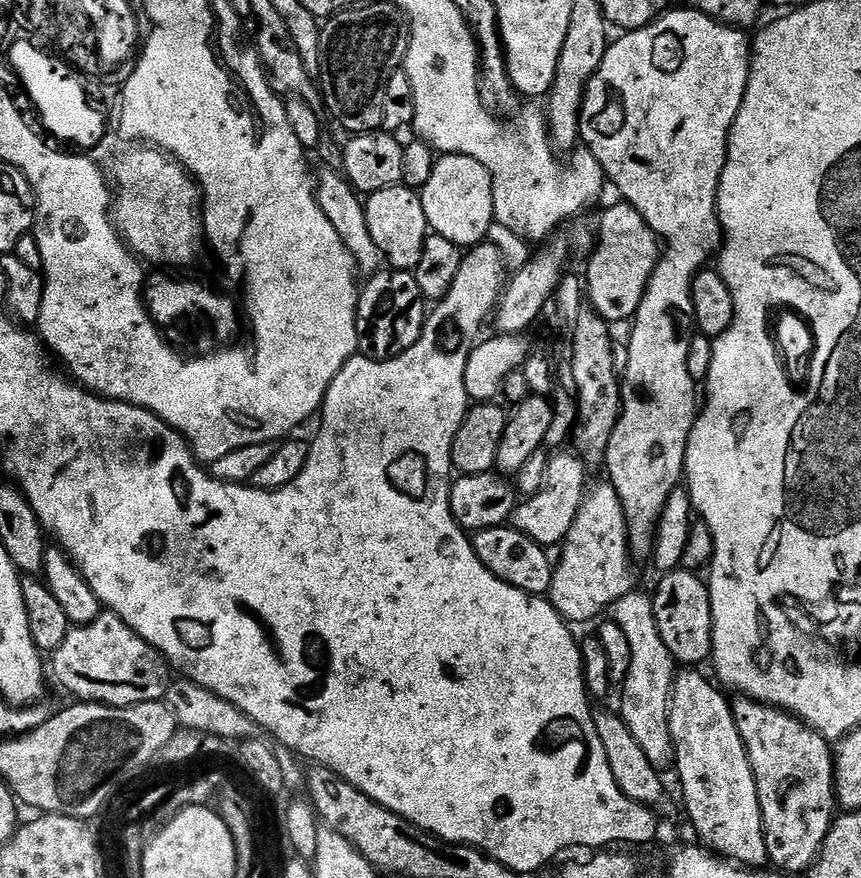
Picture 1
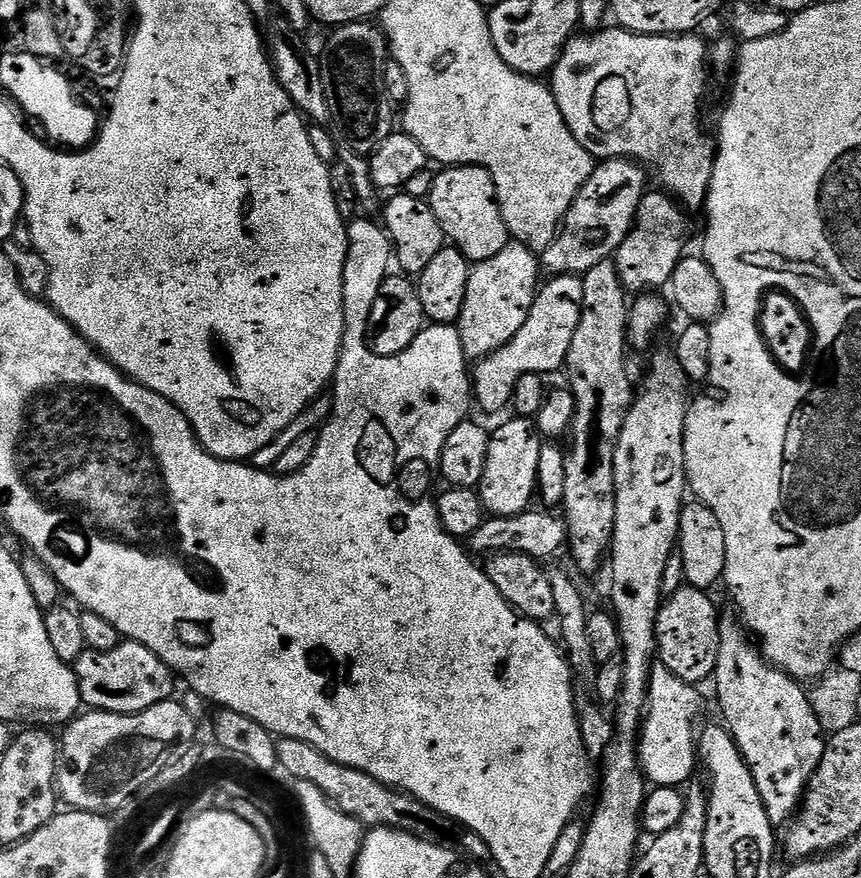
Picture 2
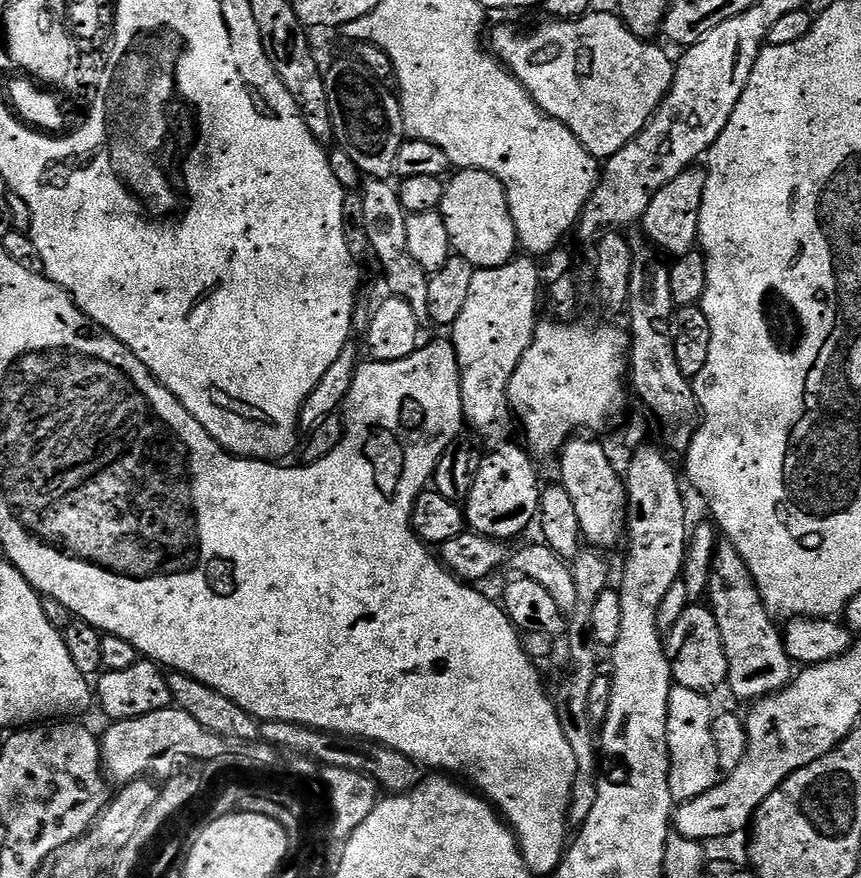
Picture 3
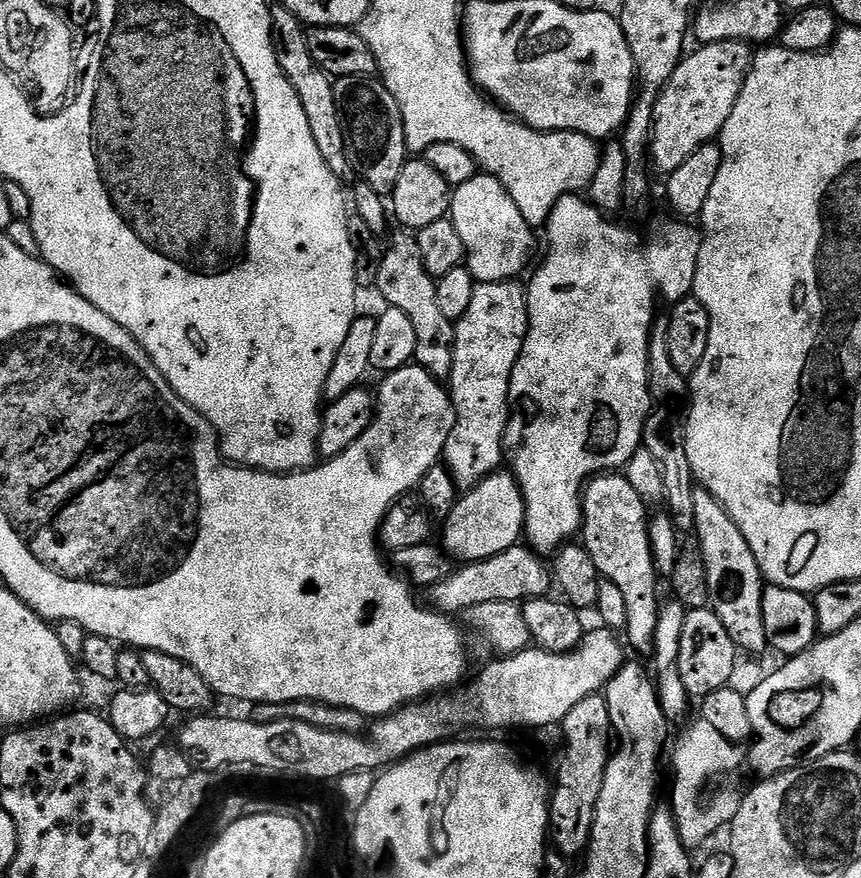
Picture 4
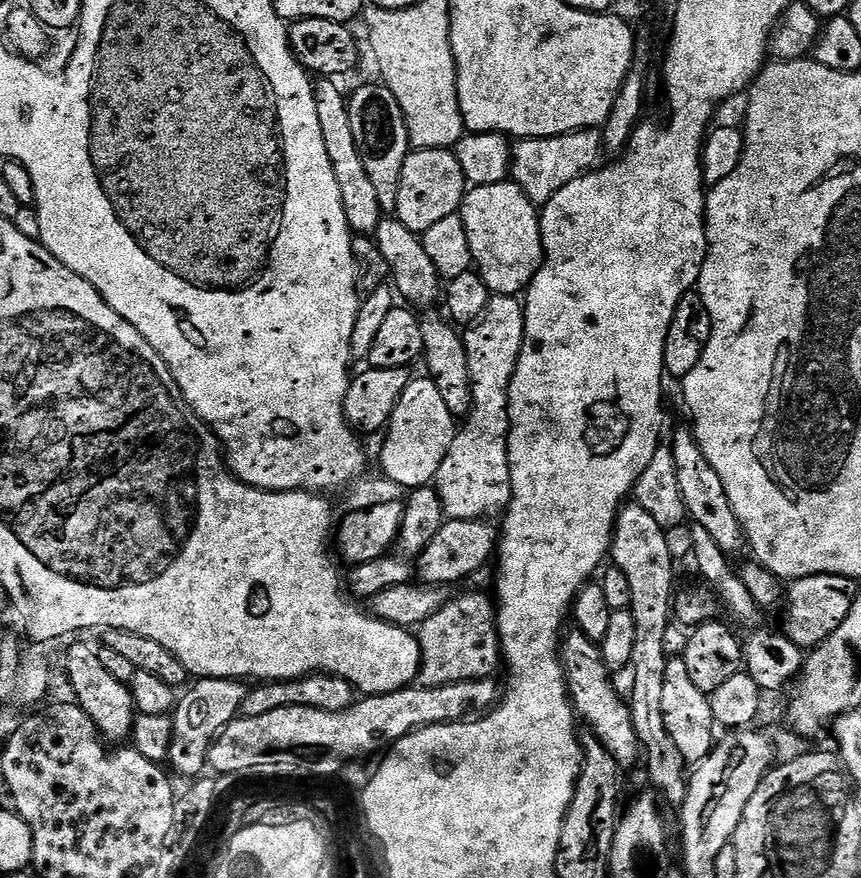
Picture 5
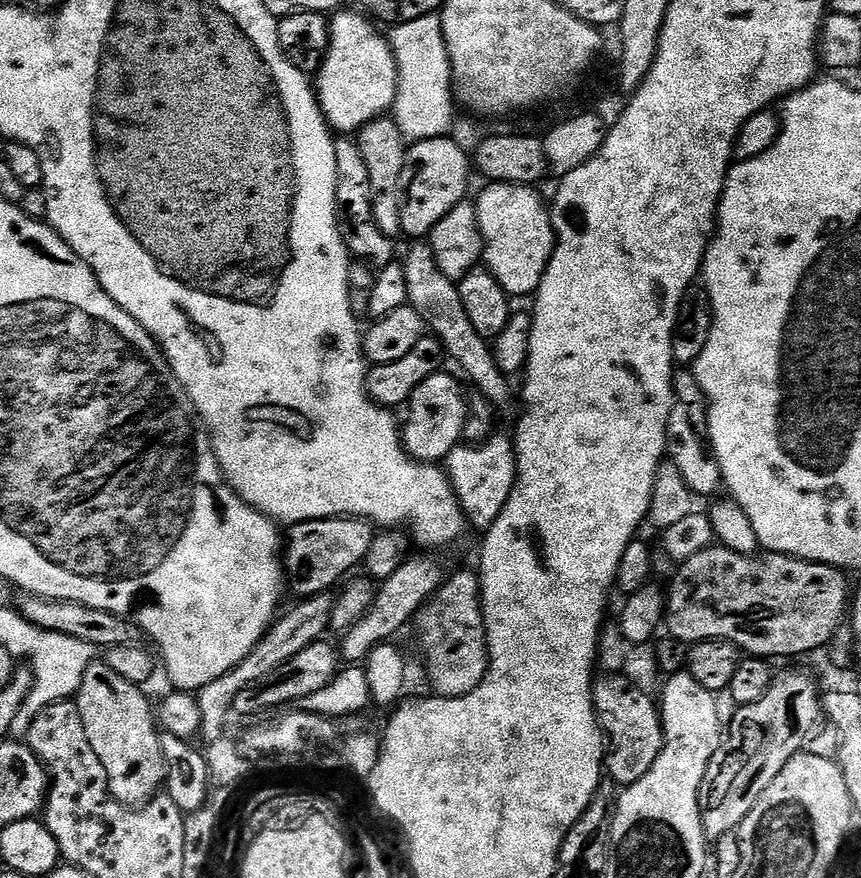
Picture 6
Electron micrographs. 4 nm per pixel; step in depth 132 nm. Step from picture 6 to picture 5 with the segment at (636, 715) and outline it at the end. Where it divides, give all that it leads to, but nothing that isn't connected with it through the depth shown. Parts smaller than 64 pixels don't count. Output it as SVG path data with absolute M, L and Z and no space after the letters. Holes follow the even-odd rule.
M579 630L563 637L560 646L560 660L564 664L564 674L568 677L568 694L577 717L589 724L591 735L596 736L610 750L616 759L616 765L622 770L632 768L641 763L642 747L638 738L638 730L634 728L632 711L628 708L627 699L613 684L613 673L604 660L603 651L586 634Z

